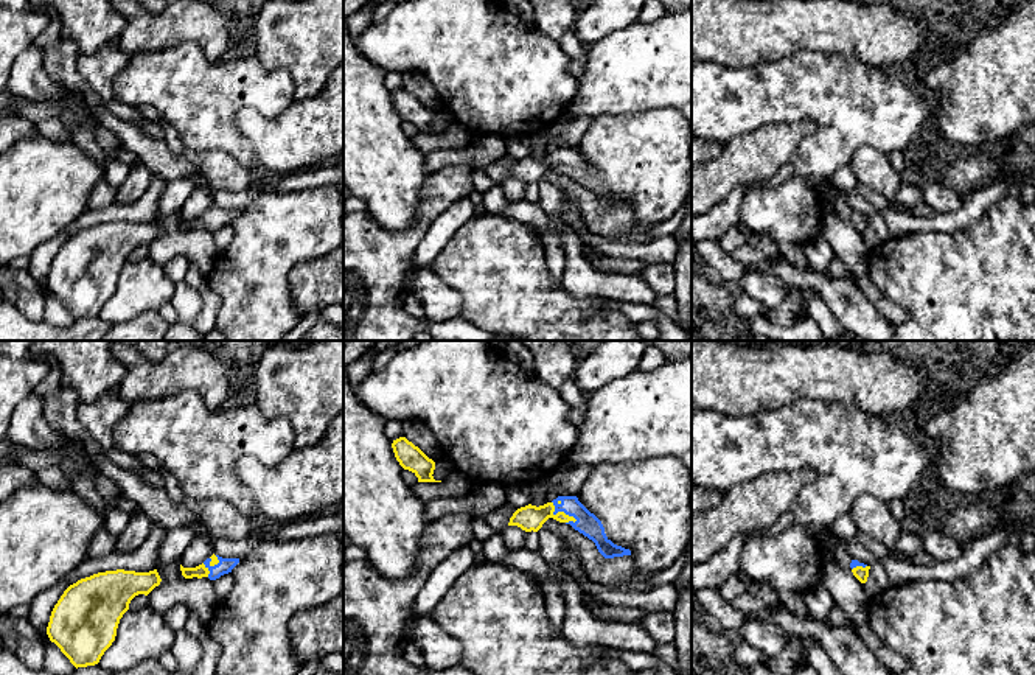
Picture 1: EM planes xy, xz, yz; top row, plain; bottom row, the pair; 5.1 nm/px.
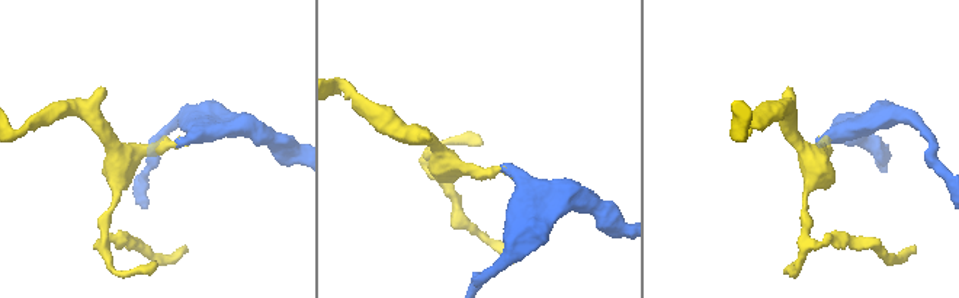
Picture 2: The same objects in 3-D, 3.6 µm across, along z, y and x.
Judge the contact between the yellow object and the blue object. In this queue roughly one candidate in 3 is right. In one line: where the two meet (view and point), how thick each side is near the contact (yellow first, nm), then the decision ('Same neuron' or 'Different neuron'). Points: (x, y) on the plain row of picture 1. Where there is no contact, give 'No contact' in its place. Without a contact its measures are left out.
Touches yellow at xz (561, 164). Thickness 130 nm (yellow) against 120 nm. Same neuron

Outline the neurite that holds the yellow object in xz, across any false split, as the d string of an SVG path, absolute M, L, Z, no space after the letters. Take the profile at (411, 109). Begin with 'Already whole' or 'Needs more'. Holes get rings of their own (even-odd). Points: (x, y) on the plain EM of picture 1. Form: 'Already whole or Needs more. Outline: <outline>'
Already whole. Outline: M406 89L393 92L392 100L399 117L412 123L418 129L418 134L441 134L432 128L435 114Z

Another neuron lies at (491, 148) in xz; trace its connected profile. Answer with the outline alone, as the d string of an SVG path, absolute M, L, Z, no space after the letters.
M485 134L480 142L474 142L468 148L426 154L424 168L430 174L449 165L483 170L504 157L507 157L505 137Z

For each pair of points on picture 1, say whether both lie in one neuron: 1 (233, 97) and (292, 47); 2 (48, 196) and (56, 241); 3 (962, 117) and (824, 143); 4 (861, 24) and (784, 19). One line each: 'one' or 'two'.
1: two
2: two
3: two
4: one

